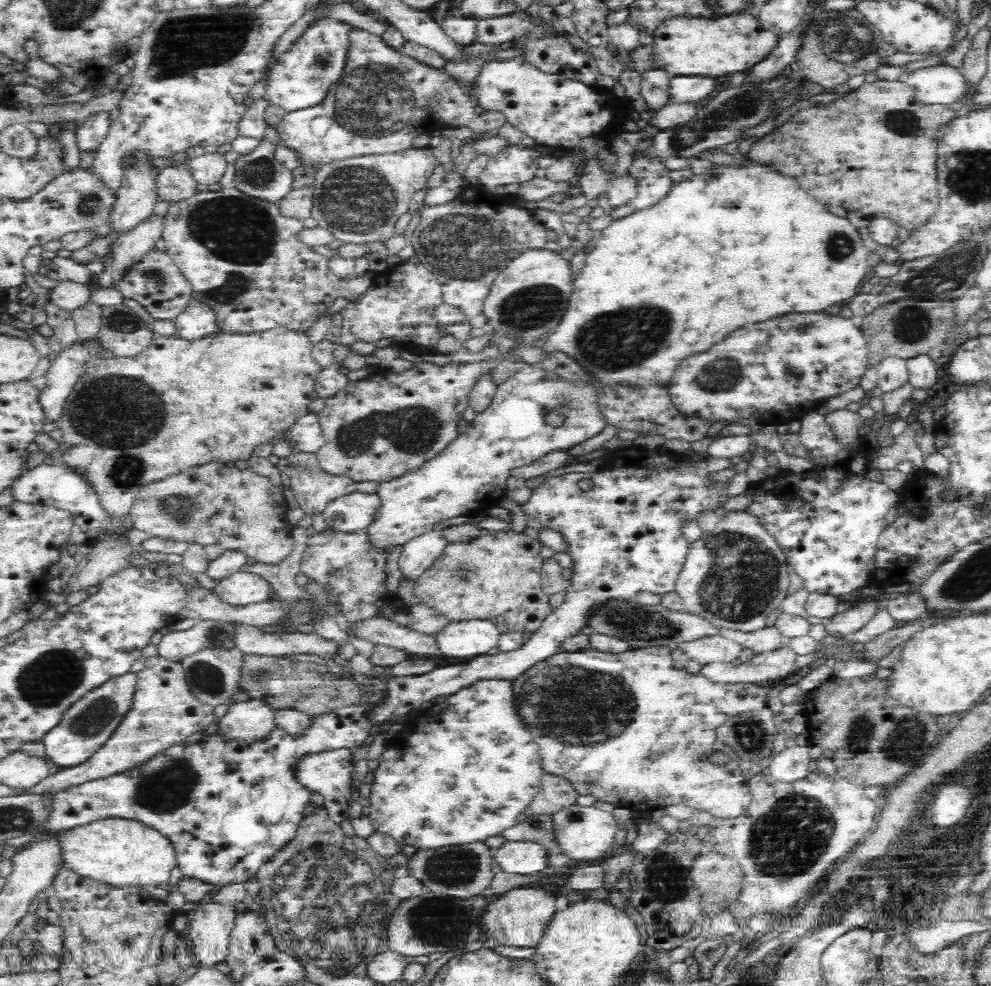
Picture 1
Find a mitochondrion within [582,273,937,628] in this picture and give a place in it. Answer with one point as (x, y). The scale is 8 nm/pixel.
(743, 578)

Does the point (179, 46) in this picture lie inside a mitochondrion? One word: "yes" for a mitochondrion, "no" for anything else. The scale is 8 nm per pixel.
yes

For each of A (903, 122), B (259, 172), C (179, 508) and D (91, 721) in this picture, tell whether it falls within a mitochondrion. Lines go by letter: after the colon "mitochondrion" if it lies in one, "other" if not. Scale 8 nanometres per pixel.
A: mitochondrion
B: mitochondrion
C: mitochondrion
D: mitochondrion

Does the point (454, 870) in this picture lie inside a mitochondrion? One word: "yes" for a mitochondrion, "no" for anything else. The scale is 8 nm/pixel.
yes

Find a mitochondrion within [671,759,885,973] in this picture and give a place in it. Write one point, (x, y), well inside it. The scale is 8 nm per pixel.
(795, 832)

